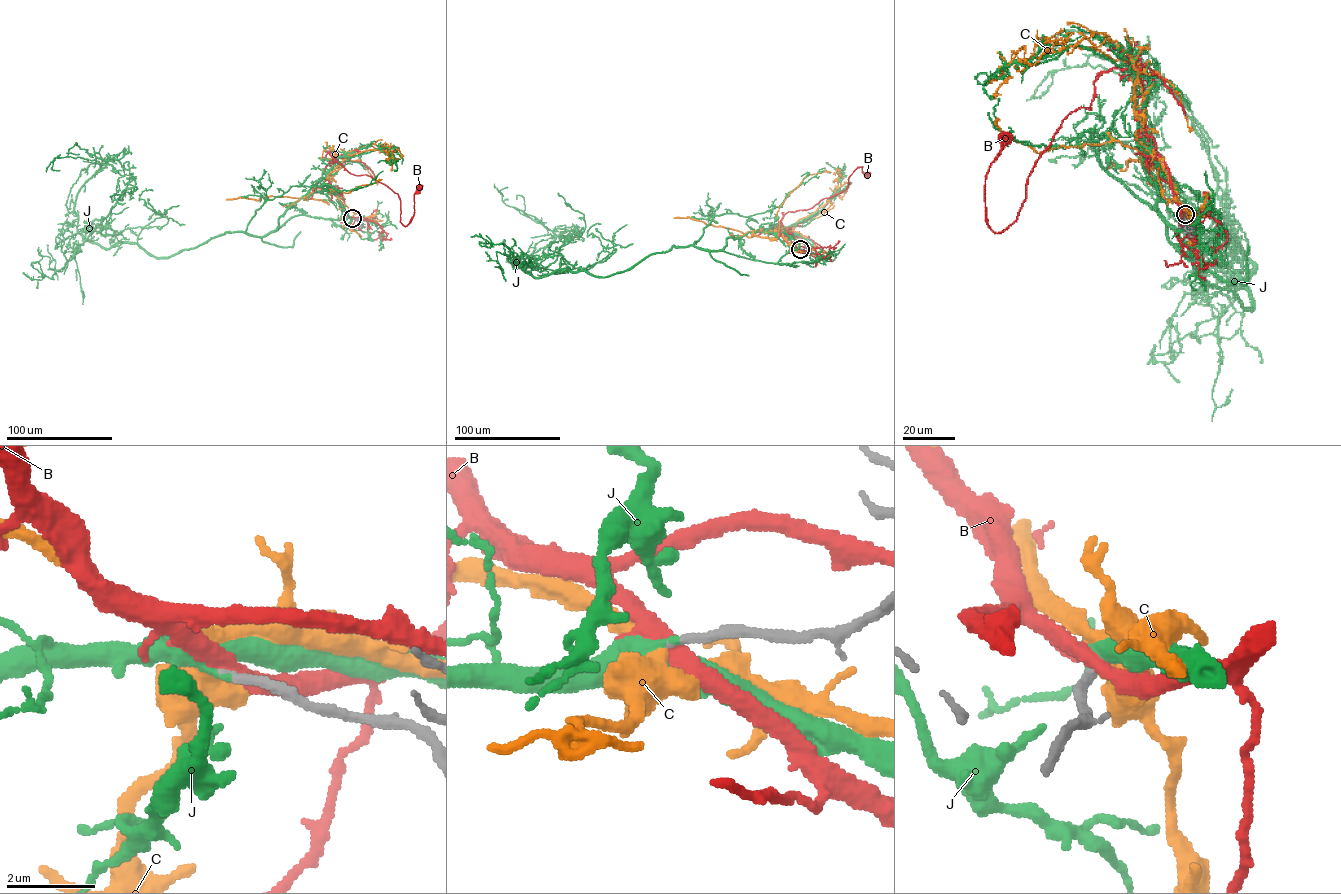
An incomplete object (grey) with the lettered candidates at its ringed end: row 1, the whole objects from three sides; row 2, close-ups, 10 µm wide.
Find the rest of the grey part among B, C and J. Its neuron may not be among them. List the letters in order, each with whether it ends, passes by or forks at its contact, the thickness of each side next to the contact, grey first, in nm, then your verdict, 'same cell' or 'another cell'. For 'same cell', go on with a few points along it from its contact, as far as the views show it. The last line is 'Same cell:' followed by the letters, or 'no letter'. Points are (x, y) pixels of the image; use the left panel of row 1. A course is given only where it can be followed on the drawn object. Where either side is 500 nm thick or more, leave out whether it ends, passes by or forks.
B: it forks | 200/320 nm | another cell
C: it forks | 180/340 nm | another cell
J: it forks | 200/220 nm | same cell | via (352, 218), (295, 216), (154, 257), (77, 232), (79, 189), (108, 163), (55, 158), (59, 170)
Same cell: J

